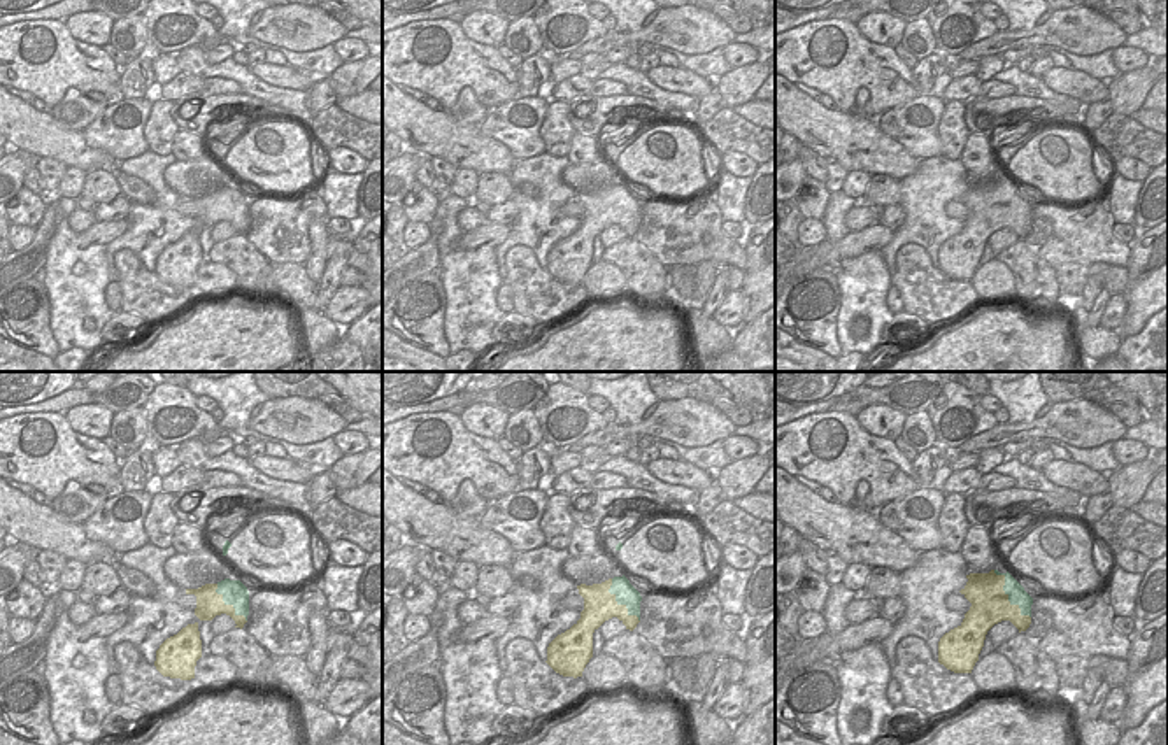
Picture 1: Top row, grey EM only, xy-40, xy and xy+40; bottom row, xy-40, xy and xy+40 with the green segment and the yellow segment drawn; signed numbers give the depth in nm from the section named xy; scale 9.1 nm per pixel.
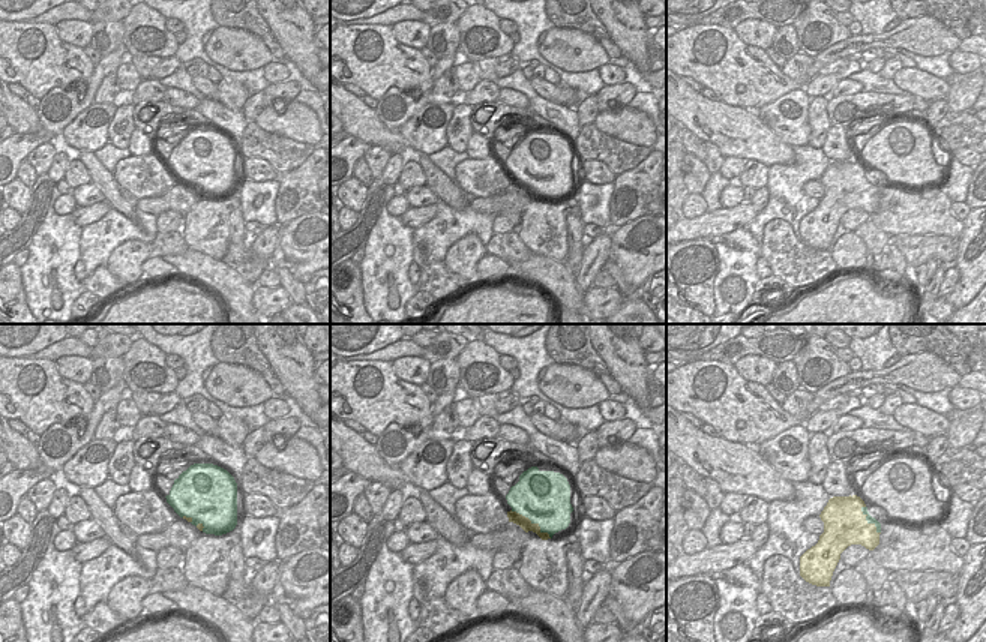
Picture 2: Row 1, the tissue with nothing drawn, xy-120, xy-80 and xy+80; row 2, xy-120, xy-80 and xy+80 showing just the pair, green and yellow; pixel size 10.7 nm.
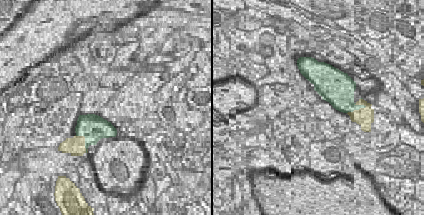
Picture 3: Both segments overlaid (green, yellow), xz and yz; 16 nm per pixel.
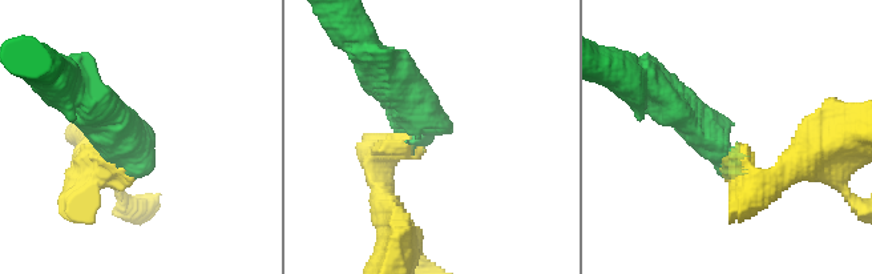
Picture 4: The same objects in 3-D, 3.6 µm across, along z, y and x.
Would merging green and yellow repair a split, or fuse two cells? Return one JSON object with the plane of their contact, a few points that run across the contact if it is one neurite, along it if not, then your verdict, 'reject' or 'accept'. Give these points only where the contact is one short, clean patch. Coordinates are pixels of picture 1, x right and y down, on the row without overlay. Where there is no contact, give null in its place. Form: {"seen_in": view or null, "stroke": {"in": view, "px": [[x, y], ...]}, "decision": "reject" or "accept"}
{"seen_in": "xy+40", "decision": "reject"}

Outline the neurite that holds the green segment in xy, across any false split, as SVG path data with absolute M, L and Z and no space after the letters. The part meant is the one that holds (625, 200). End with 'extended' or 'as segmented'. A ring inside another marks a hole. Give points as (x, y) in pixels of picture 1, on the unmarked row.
M624 182L612 186L609 200L616 203L617 212L624 212L628 216L628 223L637 223L640 228L642 203Z | as segmented

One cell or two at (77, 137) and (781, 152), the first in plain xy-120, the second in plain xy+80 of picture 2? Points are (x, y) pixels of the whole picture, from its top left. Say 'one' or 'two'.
two

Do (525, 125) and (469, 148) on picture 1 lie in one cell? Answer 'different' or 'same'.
different

